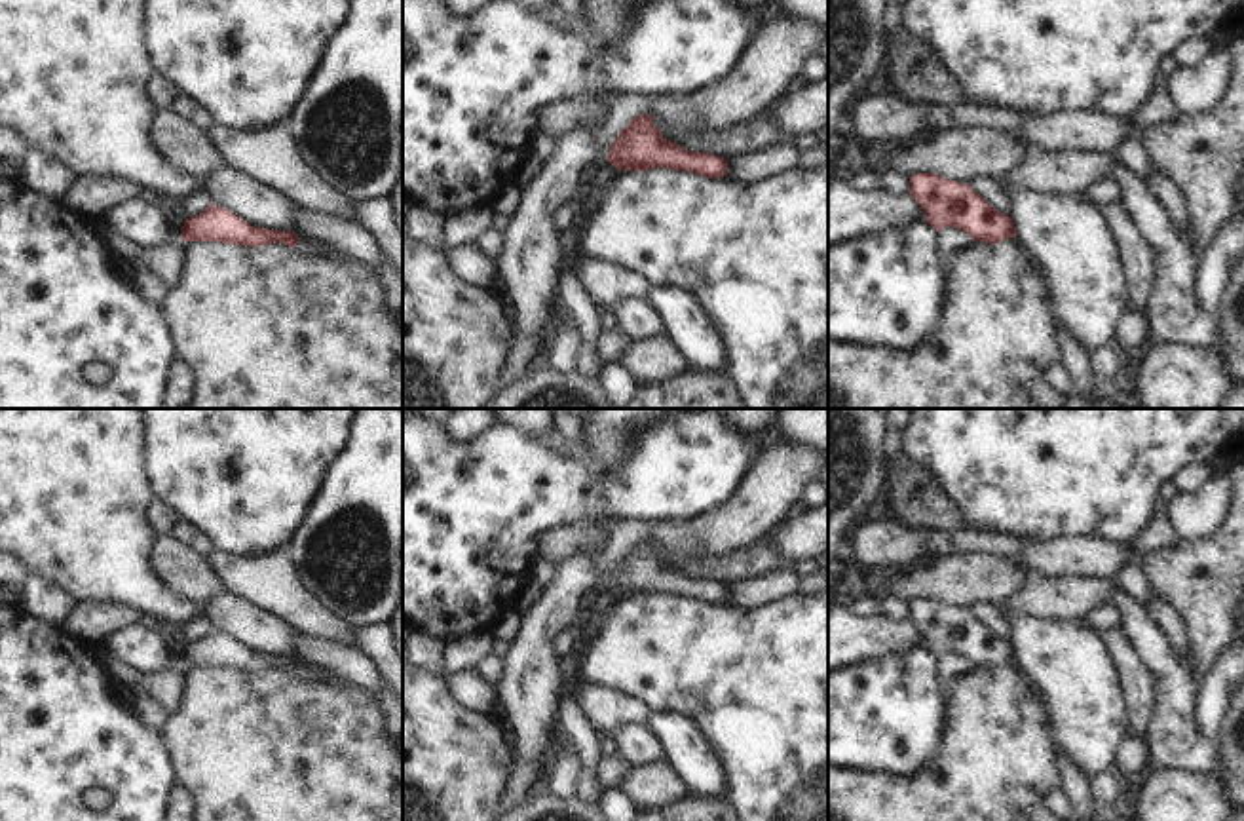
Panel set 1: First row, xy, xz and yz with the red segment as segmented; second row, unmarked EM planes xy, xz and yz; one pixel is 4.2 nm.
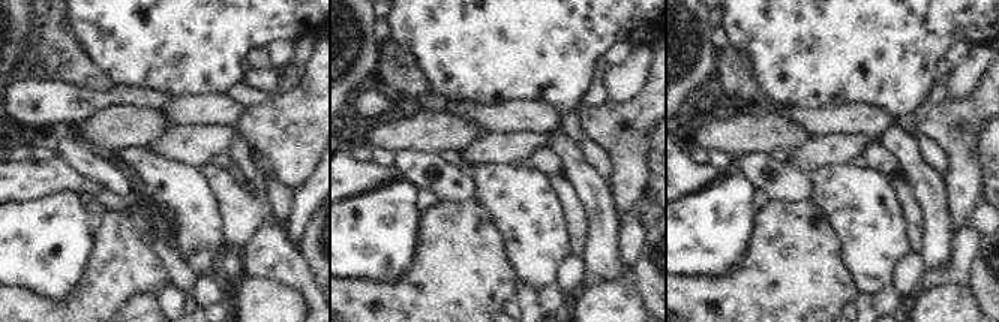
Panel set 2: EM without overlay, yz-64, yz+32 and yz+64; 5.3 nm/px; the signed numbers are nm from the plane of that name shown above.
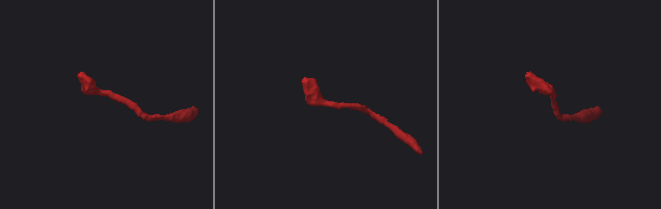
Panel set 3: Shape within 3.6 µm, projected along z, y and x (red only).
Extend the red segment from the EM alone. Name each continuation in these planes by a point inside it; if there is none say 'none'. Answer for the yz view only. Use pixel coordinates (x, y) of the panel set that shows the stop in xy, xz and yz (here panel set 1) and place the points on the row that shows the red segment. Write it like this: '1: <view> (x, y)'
none

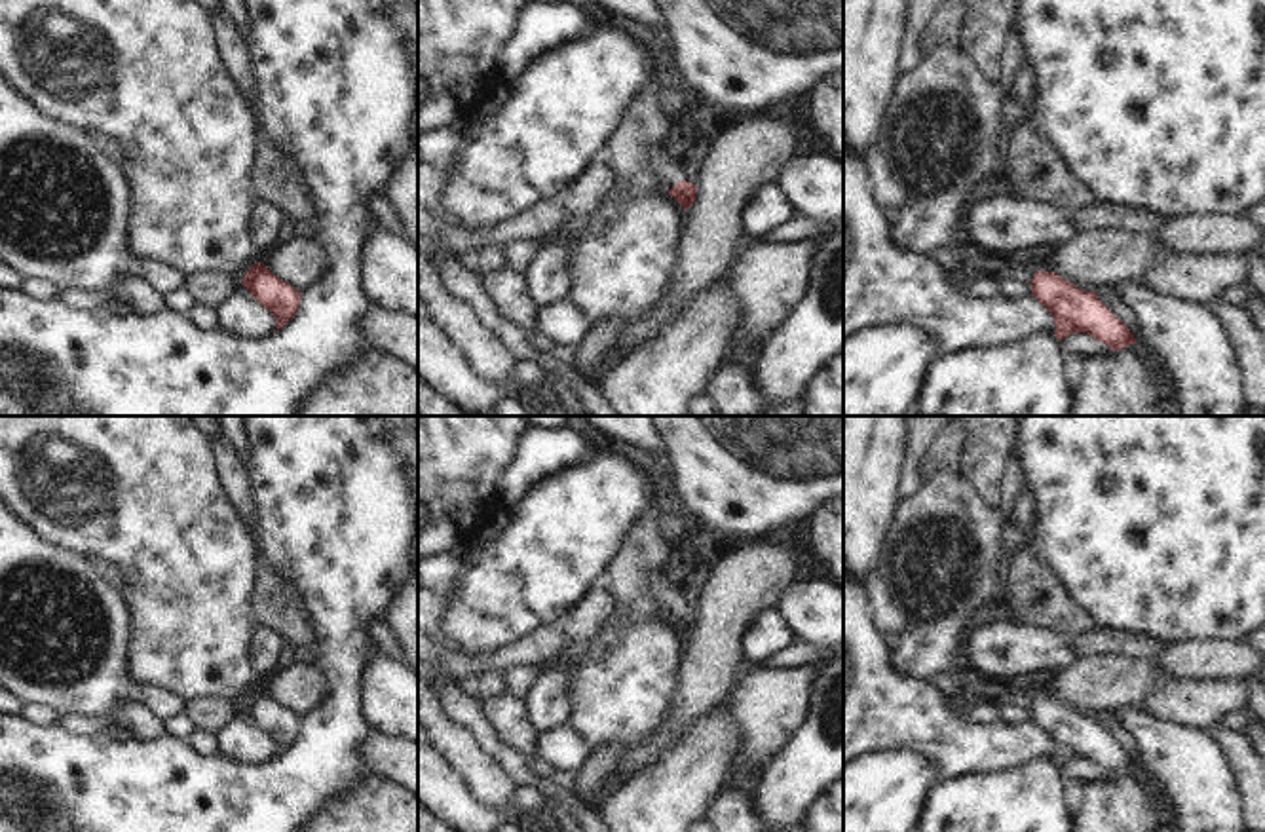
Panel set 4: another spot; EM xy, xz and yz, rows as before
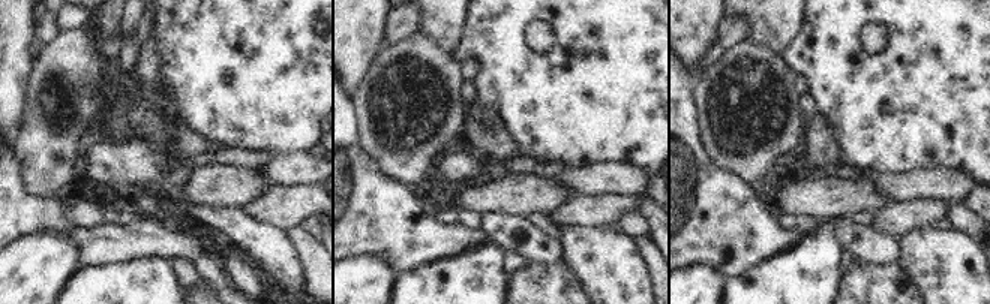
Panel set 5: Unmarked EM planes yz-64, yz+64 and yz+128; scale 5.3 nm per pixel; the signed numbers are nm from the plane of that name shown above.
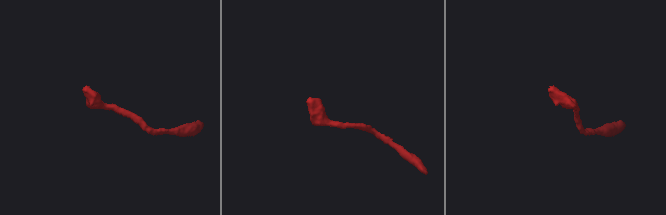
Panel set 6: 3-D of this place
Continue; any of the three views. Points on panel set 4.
1: xz (661, 164)

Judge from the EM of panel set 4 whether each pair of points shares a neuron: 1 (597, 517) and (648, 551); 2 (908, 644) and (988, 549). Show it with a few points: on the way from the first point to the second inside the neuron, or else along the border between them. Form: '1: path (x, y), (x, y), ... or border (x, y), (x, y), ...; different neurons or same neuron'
1: border (650, 504), (627, 529), (620, 549), (601, 574); different neurons
2: path (929, 618), (948, 587), (948, 574), (962, 567); same neuron

